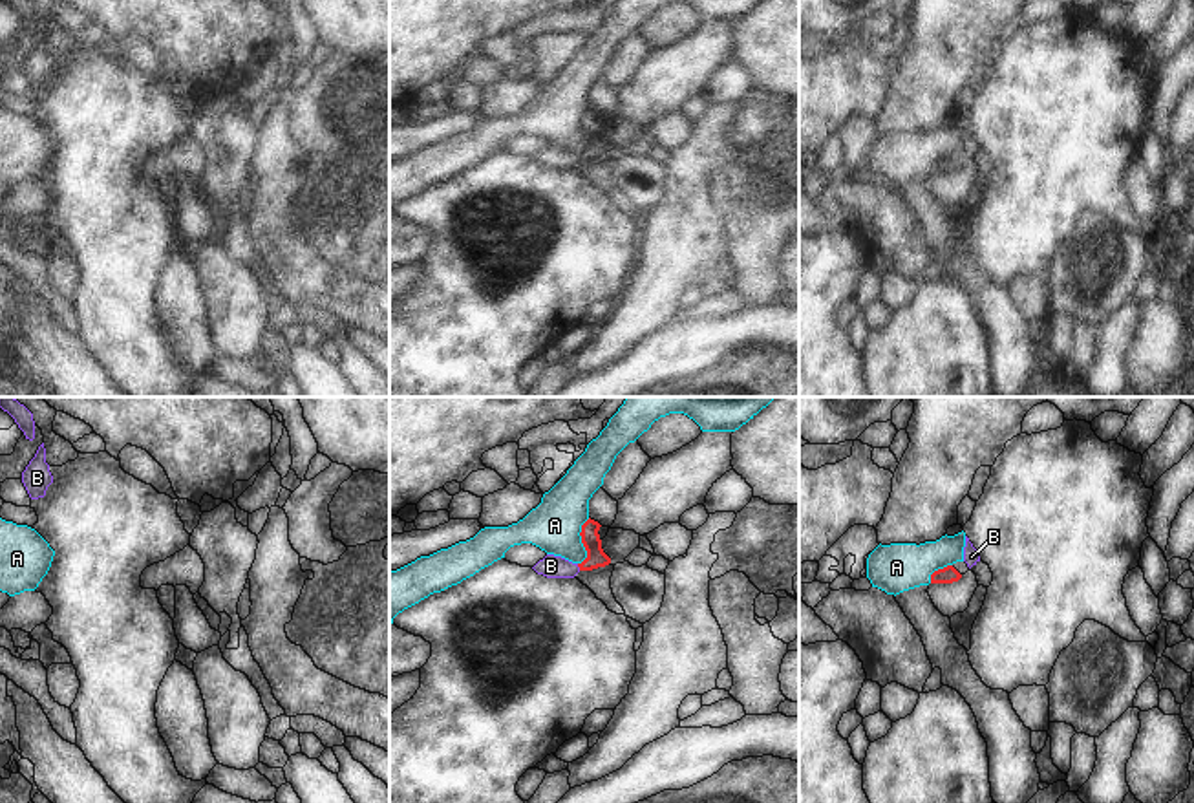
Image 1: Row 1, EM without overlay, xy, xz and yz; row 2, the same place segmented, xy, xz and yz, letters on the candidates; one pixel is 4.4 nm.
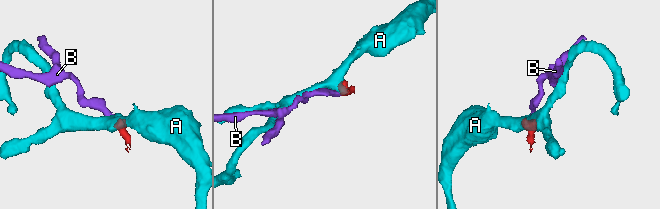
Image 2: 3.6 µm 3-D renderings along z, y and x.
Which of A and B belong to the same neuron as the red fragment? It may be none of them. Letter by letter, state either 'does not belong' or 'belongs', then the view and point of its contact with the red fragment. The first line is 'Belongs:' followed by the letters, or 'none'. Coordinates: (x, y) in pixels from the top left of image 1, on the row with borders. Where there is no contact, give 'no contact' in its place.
Belongs: B
A: does not belong; meets red in xz at (582, 542)
B: belongs; meets red in xz at (578, 566)

